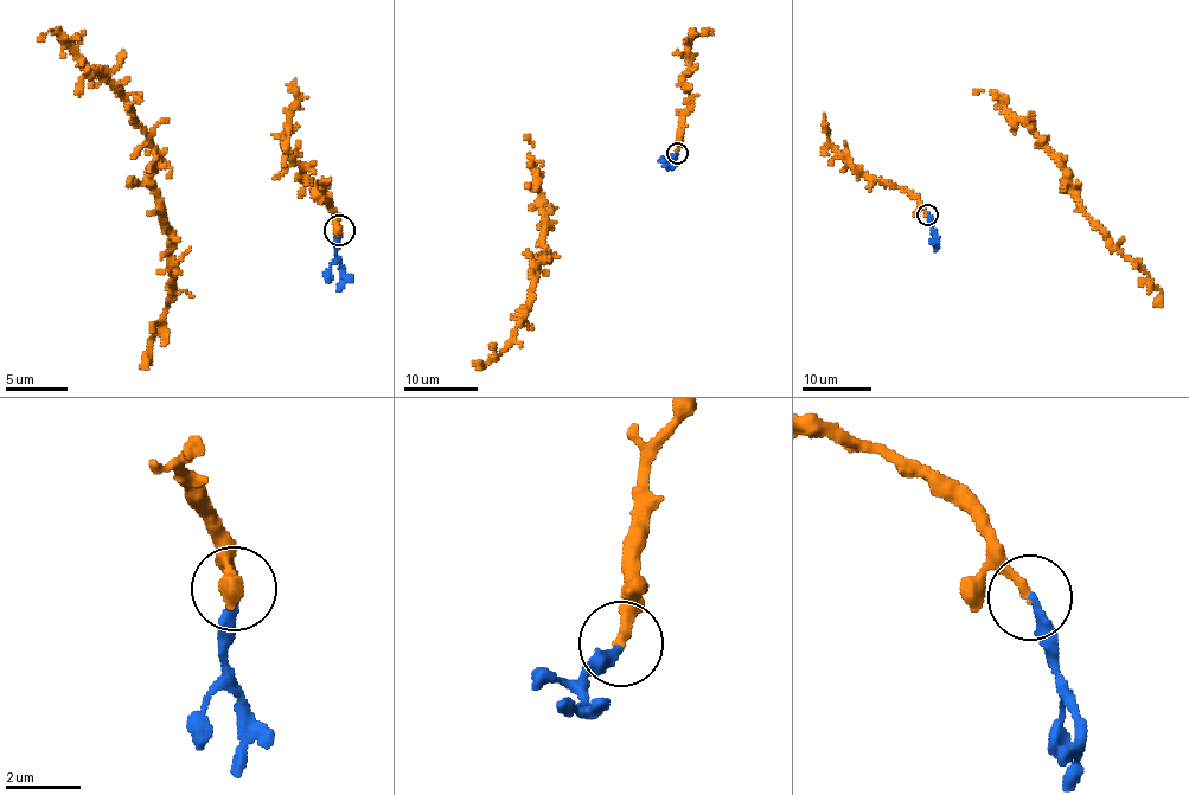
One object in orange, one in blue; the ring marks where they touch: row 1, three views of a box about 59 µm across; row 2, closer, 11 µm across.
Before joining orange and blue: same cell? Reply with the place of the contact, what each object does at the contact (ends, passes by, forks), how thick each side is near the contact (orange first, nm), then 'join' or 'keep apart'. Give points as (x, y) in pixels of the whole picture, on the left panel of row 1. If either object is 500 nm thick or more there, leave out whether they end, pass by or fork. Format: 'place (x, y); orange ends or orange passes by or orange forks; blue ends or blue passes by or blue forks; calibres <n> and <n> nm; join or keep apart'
place (339, 230); orange ends; blue ends; calibres 240 and 240 nm; join

